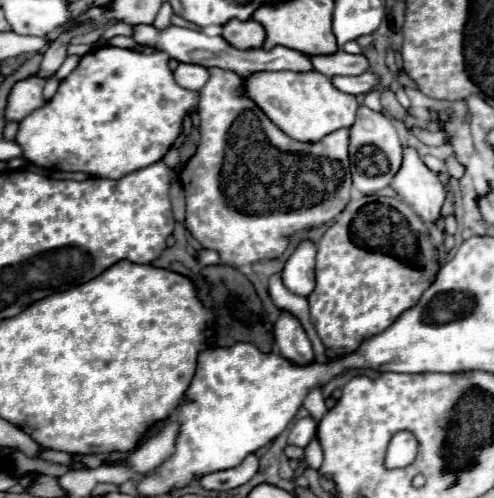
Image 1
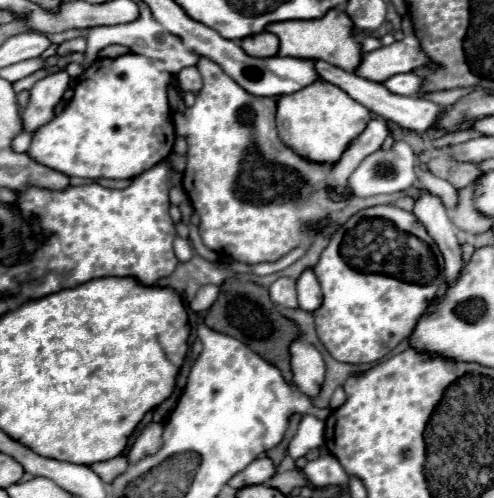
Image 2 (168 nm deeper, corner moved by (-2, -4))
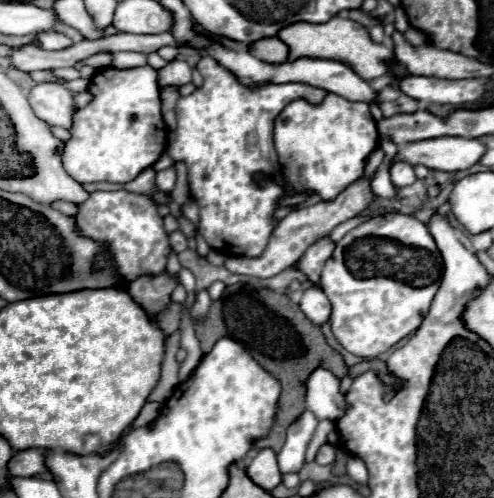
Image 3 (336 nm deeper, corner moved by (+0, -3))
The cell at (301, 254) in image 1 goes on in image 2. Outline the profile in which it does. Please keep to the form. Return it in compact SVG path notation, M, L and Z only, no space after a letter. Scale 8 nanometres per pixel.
M306 268L296 280L296 292L298 292L298 304L306 312L314 312L322 304L320 284L310 268Z

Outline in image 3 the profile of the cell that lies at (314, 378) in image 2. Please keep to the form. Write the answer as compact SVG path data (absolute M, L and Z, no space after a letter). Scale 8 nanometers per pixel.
M316 369L306 381L306 409L318 419L336 423L348 411L344 393L340 391L340 379L328 369Z

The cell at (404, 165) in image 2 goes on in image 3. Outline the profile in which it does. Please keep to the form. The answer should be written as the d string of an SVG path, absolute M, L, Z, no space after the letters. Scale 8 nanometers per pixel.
M404 161L394 163L394 165L390 167L390 177L392 177L392 183L394 183L396 187L406 187L406 185L412 185L412 183L416 181L414 169L412 169L408 163L404 163Z

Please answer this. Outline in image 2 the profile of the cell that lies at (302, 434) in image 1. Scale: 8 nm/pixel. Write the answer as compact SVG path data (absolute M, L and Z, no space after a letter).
M308 414L308 416L302 416L298 432L288 444L288 452L296 460L322 444L324 444L324 420Z

